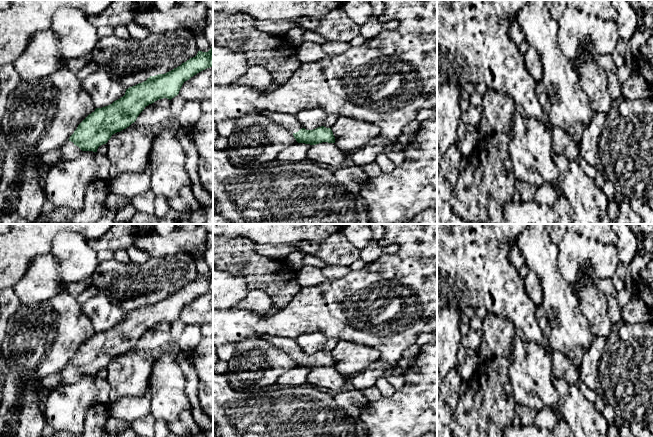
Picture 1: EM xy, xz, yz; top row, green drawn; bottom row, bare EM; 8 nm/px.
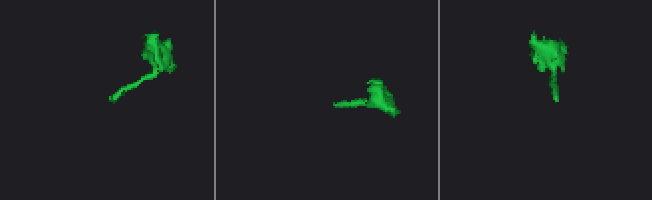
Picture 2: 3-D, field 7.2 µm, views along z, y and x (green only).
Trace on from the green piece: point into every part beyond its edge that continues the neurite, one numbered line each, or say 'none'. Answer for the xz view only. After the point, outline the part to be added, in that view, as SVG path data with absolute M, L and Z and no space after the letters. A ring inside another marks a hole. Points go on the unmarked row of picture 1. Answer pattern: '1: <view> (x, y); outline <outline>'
1: xz (289, 346); outline M262 335L260 337L269 341L273 346L279 348L292 358L298 356L303 352L300 346L296 343L295 339L288 339L270 335Z

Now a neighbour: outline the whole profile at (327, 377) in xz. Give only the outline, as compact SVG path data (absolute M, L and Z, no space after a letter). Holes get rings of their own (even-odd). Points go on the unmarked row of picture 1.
M322 366L311 370L307 383L338 392L345 388L346 380L335 367Z

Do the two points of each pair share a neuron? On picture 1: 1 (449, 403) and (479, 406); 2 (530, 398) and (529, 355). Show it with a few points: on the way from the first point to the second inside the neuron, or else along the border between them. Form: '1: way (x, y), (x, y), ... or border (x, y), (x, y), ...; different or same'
1: border (461, 394), (450, 426); different
2: way (530, 387), (530, 366); same

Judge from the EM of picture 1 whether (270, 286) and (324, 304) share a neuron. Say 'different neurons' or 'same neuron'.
different neurons

